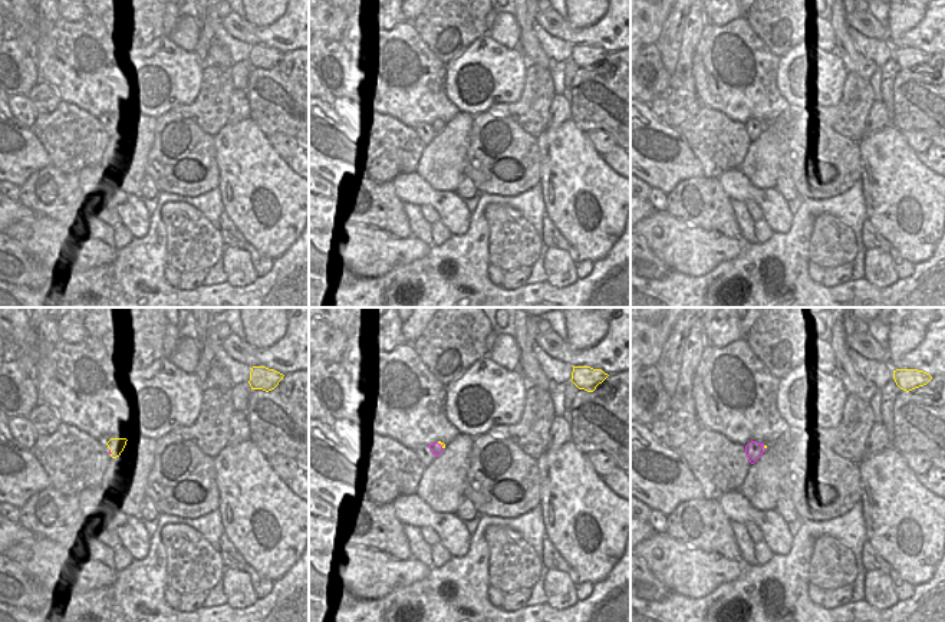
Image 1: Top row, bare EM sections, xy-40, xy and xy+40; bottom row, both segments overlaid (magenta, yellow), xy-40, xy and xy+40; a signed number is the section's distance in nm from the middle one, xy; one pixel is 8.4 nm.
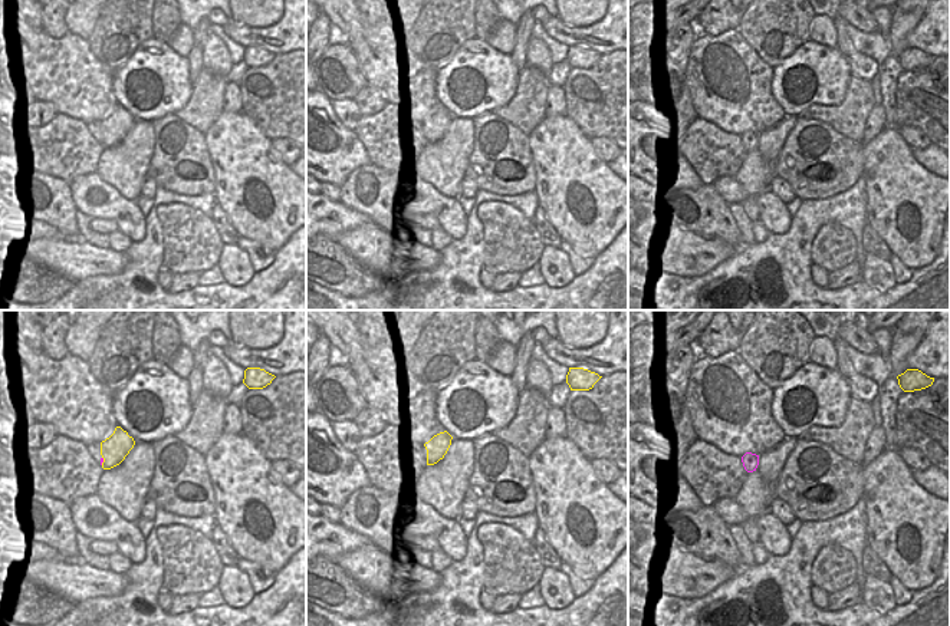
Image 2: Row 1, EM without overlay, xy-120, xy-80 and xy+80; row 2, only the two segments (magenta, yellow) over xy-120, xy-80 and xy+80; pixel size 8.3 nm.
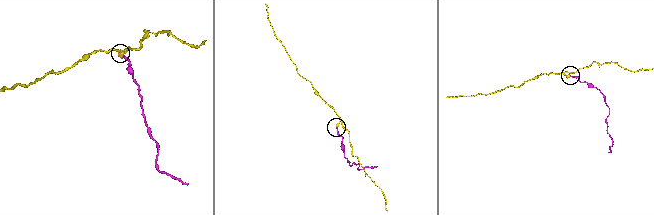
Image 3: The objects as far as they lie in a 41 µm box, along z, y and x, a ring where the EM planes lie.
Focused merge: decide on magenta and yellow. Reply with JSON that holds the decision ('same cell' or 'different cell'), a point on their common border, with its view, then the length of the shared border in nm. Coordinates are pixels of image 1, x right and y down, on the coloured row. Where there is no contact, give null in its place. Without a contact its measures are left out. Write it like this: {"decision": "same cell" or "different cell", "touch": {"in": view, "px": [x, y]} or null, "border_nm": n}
{"decision": "different cell", "touch": {"in": "xy", "px": [441, 446]}, "border_nm": 80}

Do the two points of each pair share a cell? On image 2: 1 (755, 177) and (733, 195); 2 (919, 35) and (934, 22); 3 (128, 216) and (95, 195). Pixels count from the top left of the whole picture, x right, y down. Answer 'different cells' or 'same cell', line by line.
1: different cells
2: same cell
3: same cell

